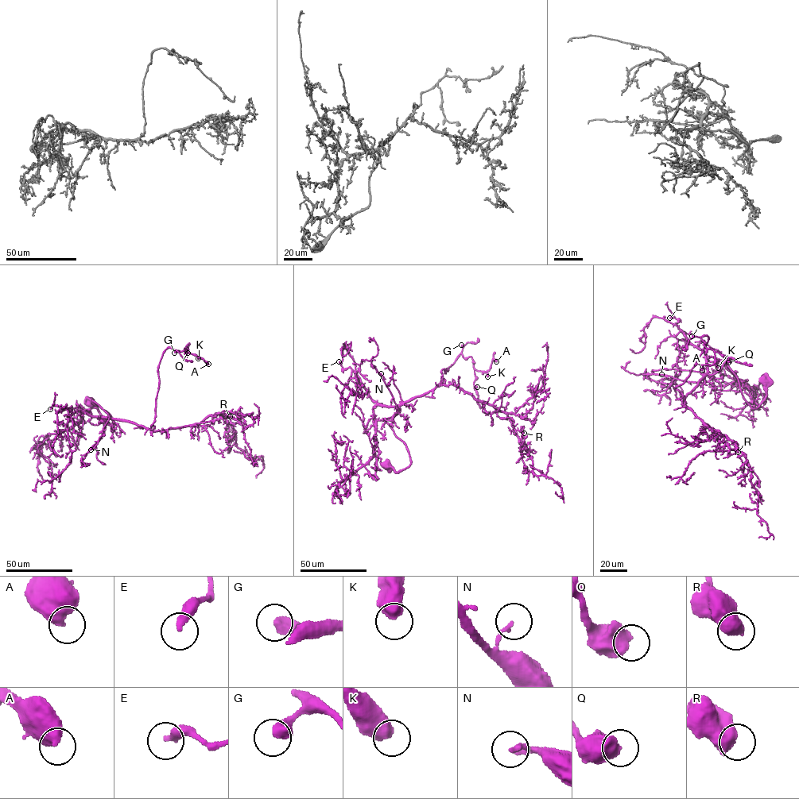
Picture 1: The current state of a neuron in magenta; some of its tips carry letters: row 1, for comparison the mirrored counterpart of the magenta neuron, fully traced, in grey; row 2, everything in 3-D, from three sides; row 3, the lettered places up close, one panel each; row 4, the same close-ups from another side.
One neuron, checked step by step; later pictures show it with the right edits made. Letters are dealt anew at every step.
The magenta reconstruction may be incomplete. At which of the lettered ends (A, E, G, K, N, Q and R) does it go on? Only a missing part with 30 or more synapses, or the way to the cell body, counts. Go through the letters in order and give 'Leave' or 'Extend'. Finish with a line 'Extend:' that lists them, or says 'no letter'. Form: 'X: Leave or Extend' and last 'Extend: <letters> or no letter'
A: Leave
E: Leave
G: Leave
K: Leave
N: Leave
Q: Leave
R: Extend
Extend: R

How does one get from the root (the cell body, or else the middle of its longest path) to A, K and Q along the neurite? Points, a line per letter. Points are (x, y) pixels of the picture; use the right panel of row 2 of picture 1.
A: (764, 380), (755, 409), (727, 360), (682, 395), (675, 387), (704, 335), (715, 361), (702, 370)
K: (764, 380), (755, 409), (727, 360), (685, 395), (675, 387), (705, 346), (702, 336), (718, 368)
Q: (764, 380), (755, 409), (727, 360), (685, 395), (675, 387), (705, 346), (702, 336), (728, 362)

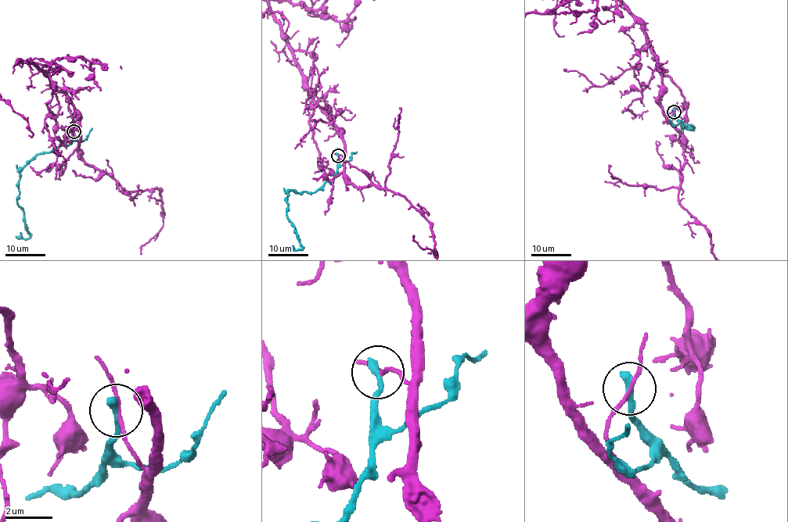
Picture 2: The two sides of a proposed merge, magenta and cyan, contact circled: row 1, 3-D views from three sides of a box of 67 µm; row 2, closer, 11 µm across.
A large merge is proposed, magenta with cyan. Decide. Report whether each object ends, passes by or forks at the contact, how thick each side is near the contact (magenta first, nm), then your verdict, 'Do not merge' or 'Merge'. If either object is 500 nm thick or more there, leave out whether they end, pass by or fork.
At the ring magenta passes by. At the ring cyan ends. Thickness 140 nm (magenta) against 400 nm. Do not merge

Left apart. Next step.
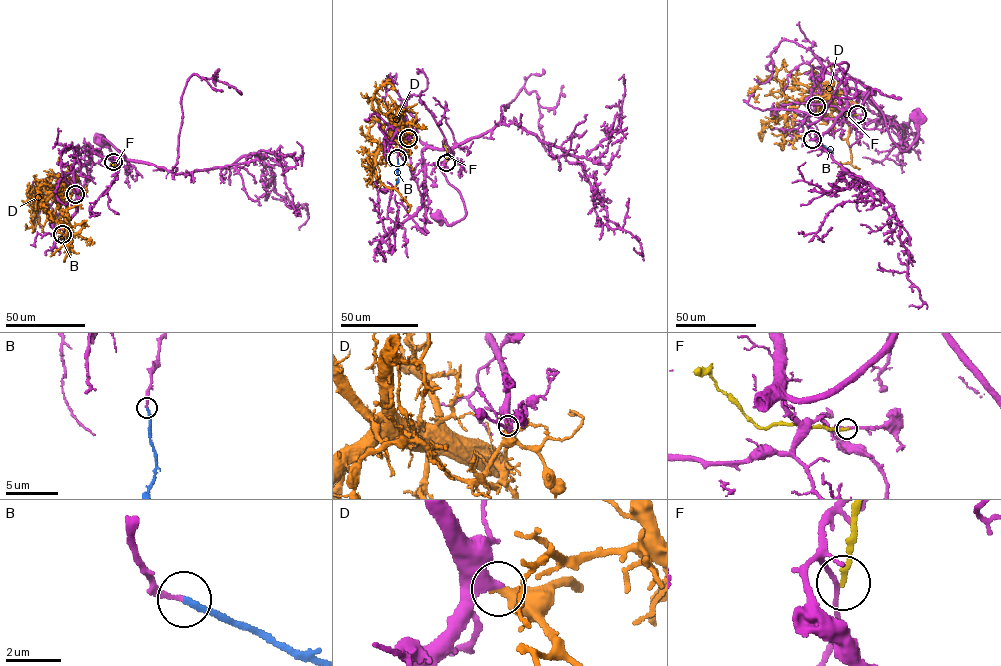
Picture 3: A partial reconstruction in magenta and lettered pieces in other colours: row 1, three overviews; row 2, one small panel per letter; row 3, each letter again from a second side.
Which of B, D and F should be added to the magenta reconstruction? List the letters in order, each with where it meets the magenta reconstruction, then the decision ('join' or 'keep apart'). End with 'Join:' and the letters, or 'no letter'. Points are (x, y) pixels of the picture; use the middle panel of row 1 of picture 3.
B: (397, 158) | join
D: (408, 138) | keep apart
F: (446, 163) | keep apart
Join: B

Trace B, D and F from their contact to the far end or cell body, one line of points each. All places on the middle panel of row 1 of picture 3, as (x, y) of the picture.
B: (397, 158), (397, 183)
D: (408, 138), (403, 145), (391, 138), (387, 140), (378, 153), (373, 172), (405, 201), (406, 193)
F: (446, 163), (444, 139)

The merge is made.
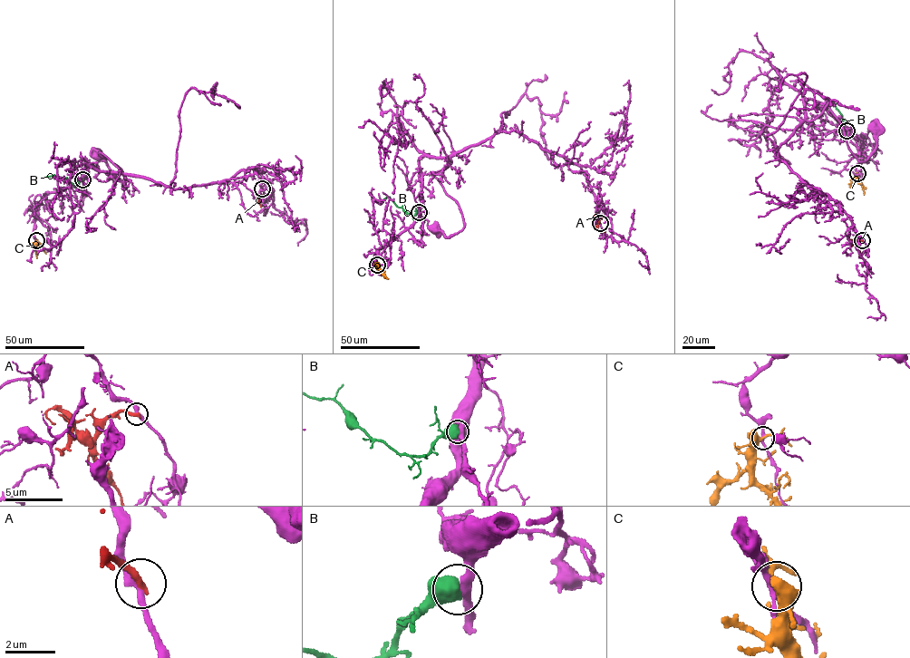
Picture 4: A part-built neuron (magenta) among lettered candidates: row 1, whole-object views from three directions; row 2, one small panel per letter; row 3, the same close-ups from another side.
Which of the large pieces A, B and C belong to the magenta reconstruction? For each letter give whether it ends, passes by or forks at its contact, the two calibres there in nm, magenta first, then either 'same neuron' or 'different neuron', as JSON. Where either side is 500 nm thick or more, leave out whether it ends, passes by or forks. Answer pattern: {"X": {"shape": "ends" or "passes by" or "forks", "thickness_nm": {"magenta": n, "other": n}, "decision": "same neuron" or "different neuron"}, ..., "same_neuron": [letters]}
{"A": {"shape": "ends", "thickness_nm": {"magenta": 280, "other": 300}, "decision": "different neuron"}, "B": {"thickness_nm": {"magenta": 380, "other": 850}, "decision": "same neuron"}, "C": {"shape": "passes by", "thickness_nm": {"magenta": 200, "other": 360}, "decision": "different neuron"}, "same_neuron": ["B"]}

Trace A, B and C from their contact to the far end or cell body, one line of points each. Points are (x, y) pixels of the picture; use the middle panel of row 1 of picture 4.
A: (600, 223), (598, 221), (598, 230), (605, 232)
B: (419, 212), (411, 216), (390, 198), (382, 200)
C: (377, 265), (388, 279)

